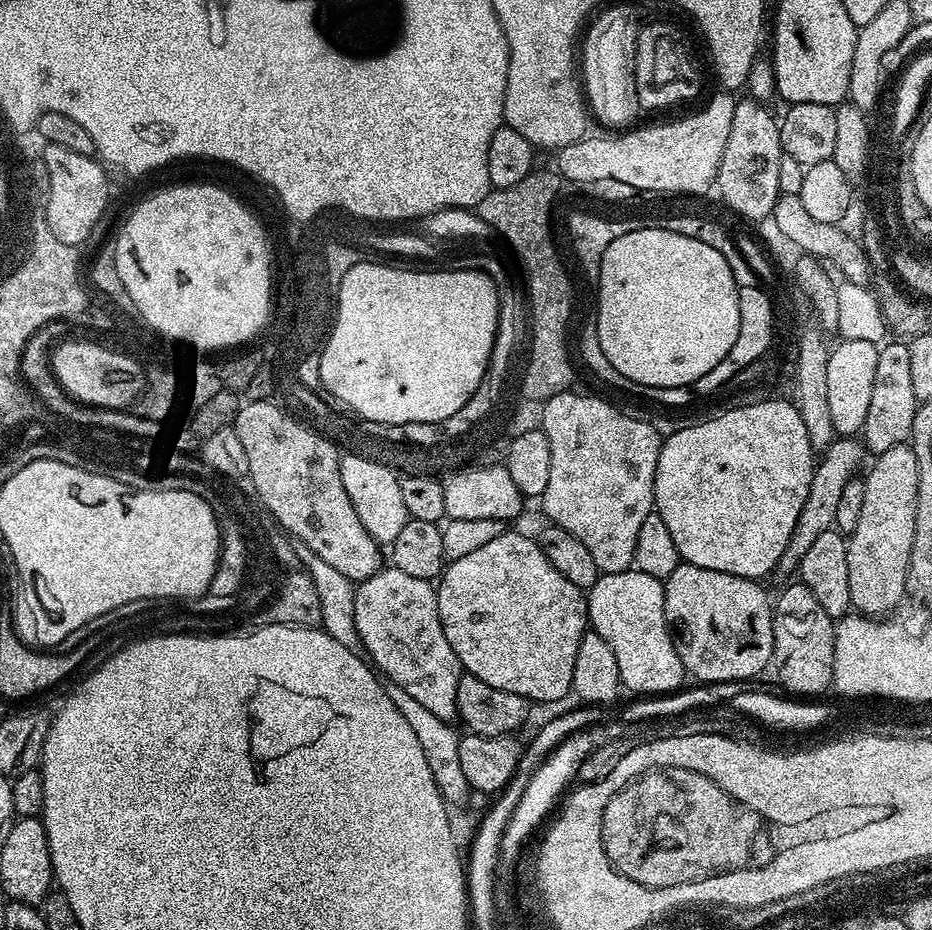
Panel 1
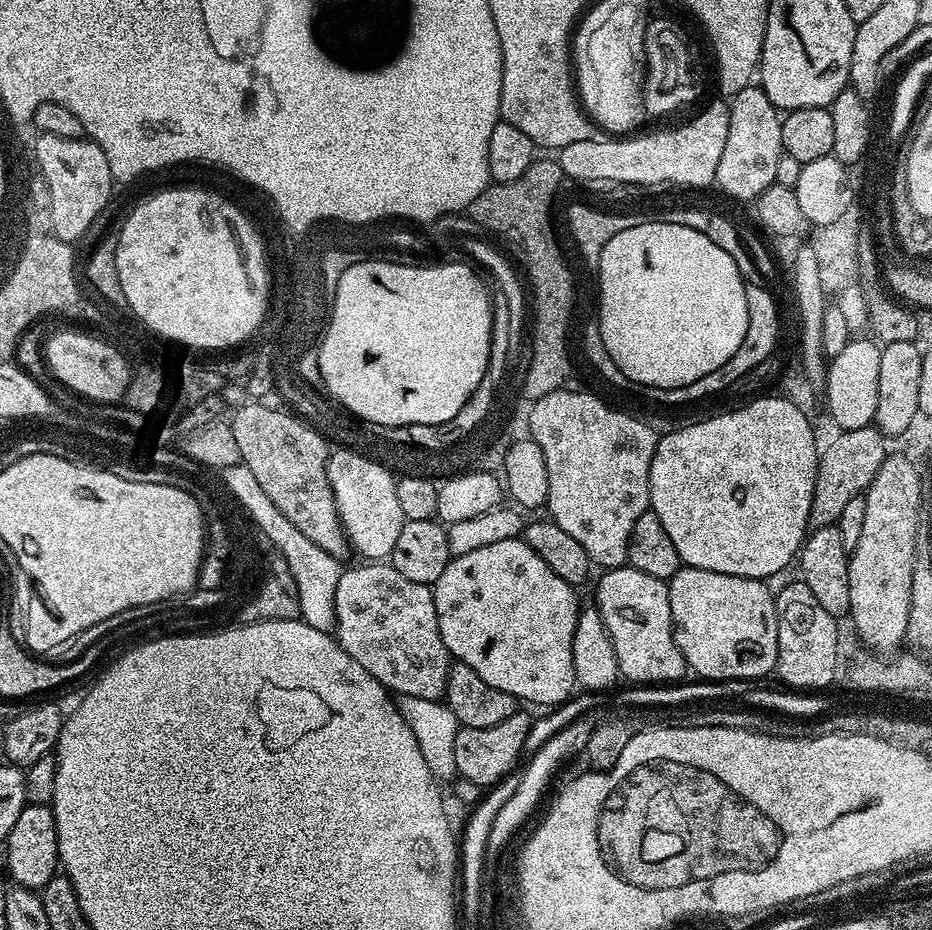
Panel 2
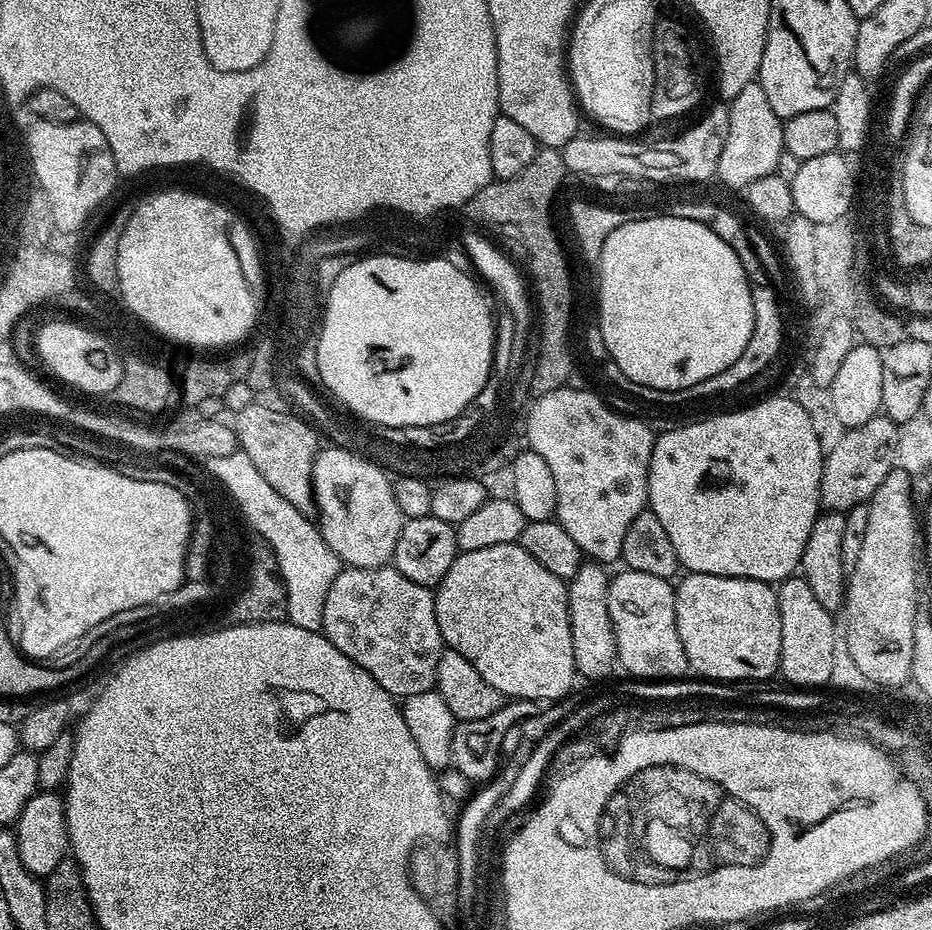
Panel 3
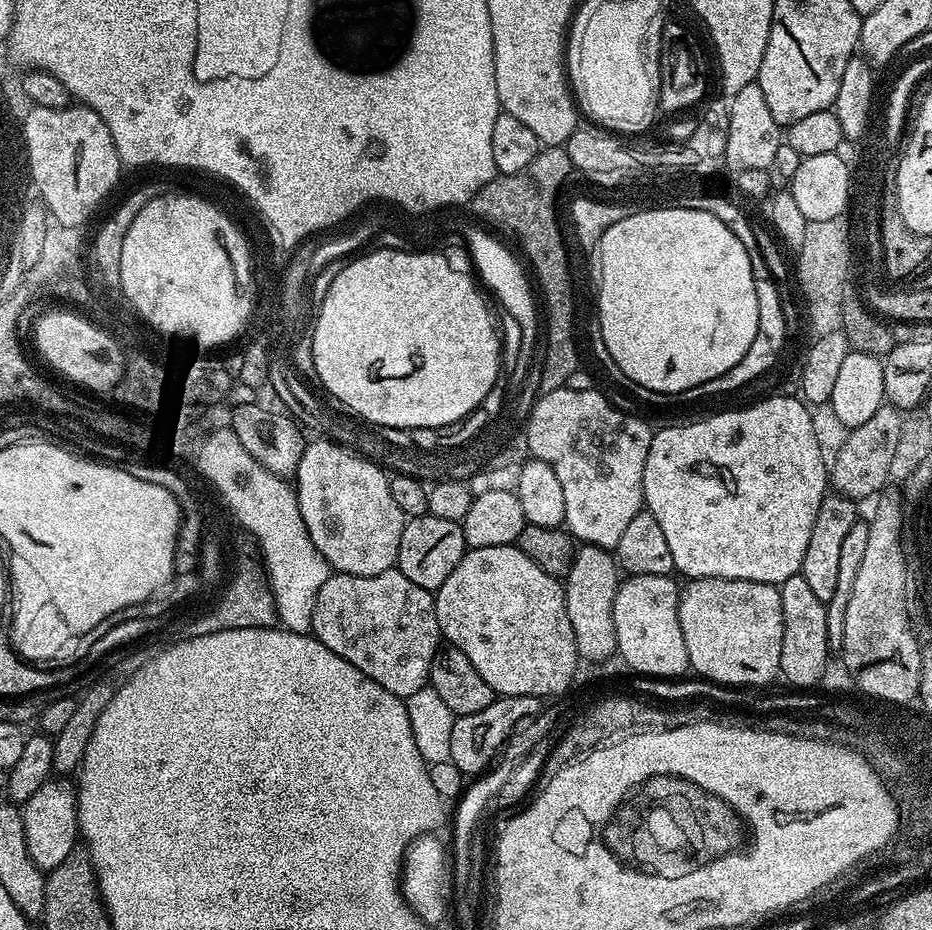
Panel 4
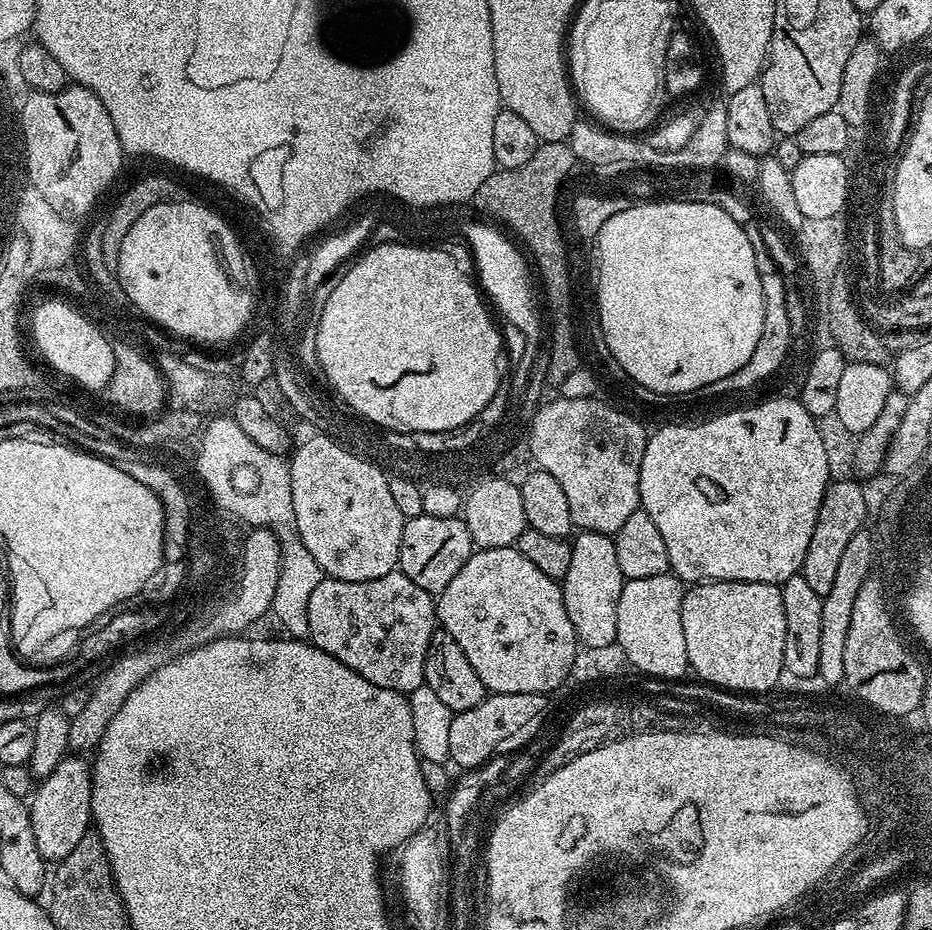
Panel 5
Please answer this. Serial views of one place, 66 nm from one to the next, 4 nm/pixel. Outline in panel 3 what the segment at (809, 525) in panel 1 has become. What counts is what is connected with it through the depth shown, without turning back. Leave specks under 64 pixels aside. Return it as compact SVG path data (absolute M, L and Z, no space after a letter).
M878 414L862 426L847 429L838 446L824 457L820 483L820 507L829 512L847 514L859 504L867 504L882 486L886 474L895 469L894 448L898 445L899 427L890 417Z

